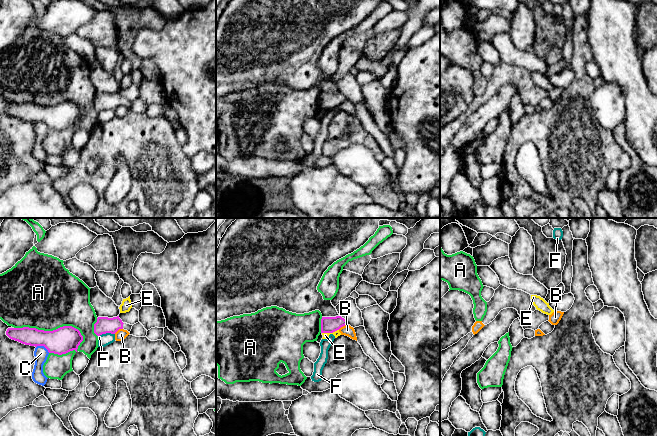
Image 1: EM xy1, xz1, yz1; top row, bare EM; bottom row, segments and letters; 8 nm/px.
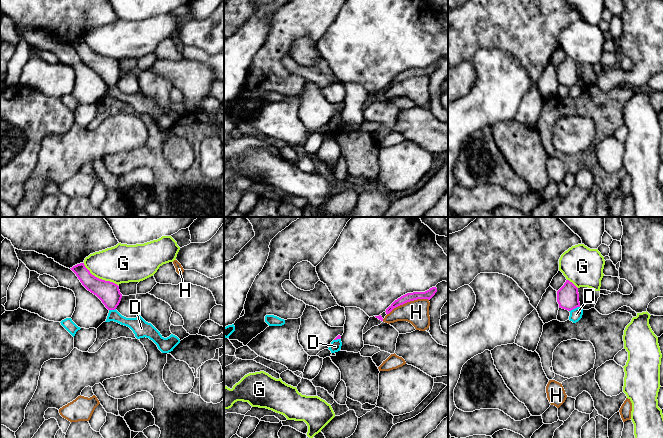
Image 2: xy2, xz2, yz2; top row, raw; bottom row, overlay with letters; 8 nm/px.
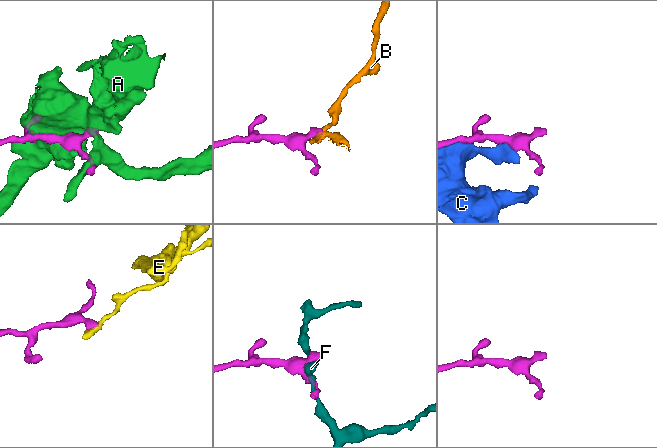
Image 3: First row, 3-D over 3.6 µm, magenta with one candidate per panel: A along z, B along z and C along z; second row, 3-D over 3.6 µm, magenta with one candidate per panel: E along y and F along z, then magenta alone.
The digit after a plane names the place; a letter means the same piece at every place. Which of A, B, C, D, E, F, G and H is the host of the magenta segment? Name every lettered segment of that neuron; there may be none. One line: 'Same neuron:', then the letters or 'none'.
Same neuron: none

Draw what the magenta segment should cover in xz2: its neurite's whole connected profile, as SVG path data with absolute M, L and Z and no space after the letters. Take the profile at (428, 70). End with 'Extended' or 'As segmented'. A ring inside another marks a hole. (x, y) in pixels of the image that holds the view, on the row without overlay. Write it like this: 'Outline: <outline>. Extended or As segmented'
Outline: M432 63L429 66L425 67L425 68L413 68L413 69L407 69L403 72L401 72L400 74L398 74L397 76L395 76L387 85L386 85L386 90L389 90L394 84L403 81L407 78L410 77L414 77L417 75L428 75L430 76L435 69L437 68L437 64L436 63Z. As segmented

